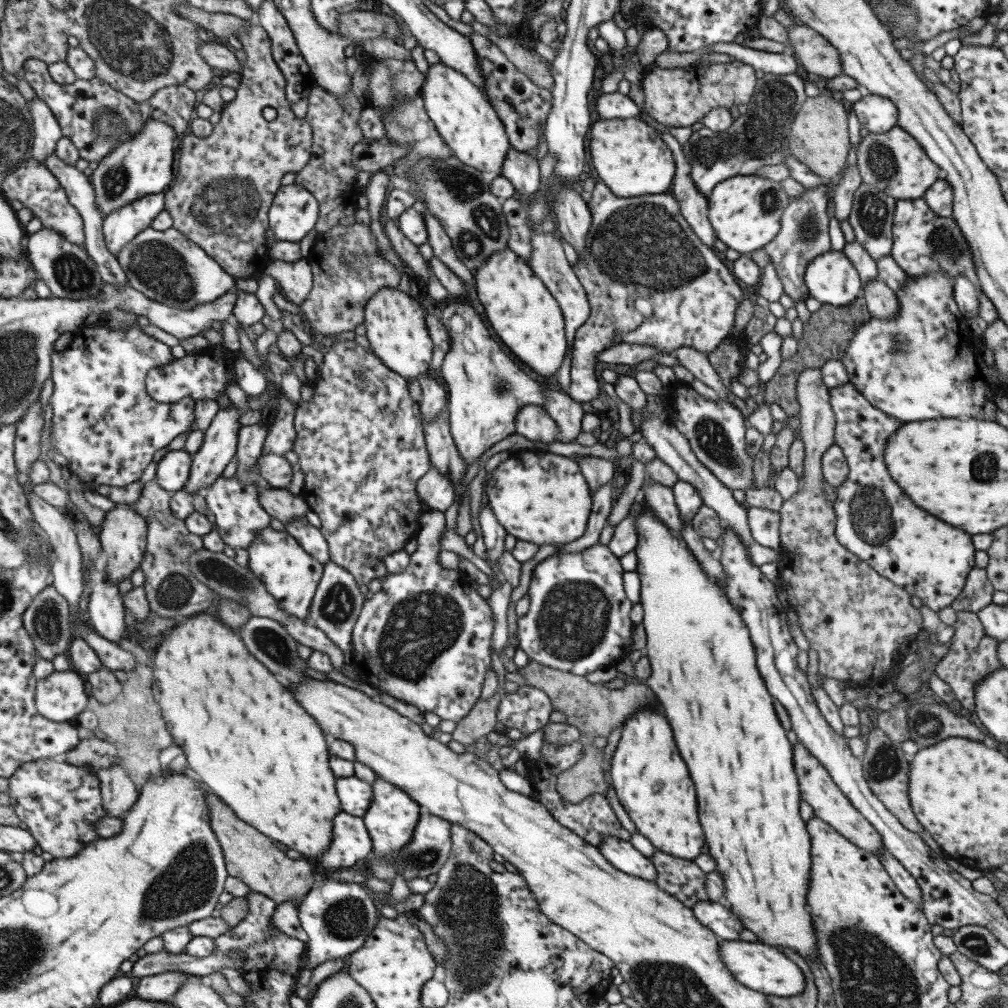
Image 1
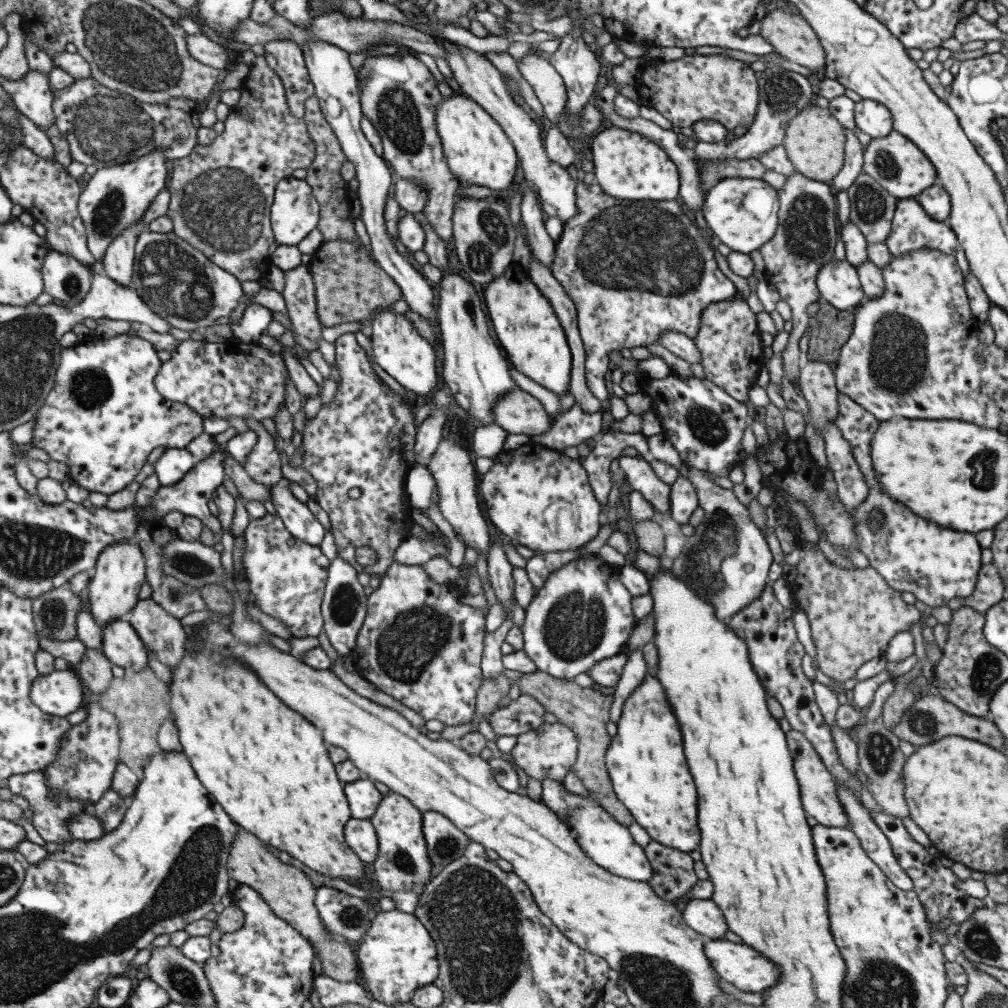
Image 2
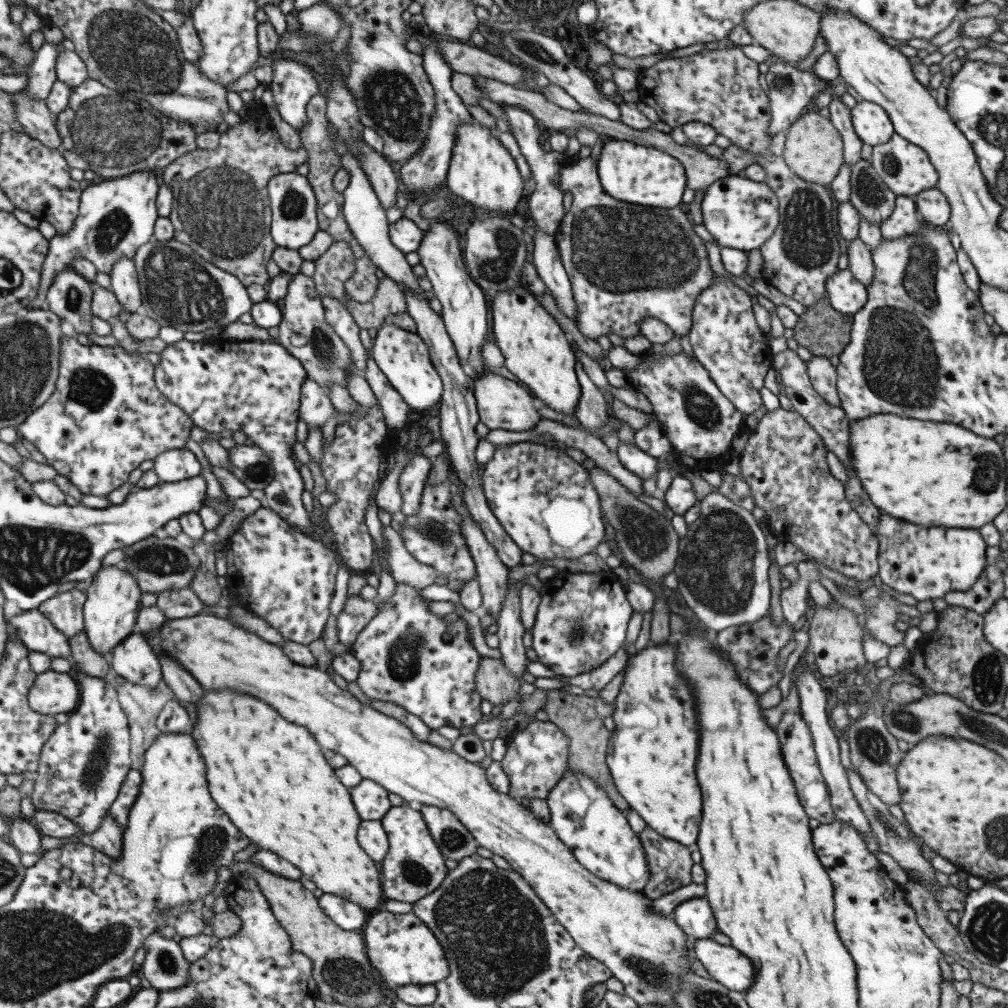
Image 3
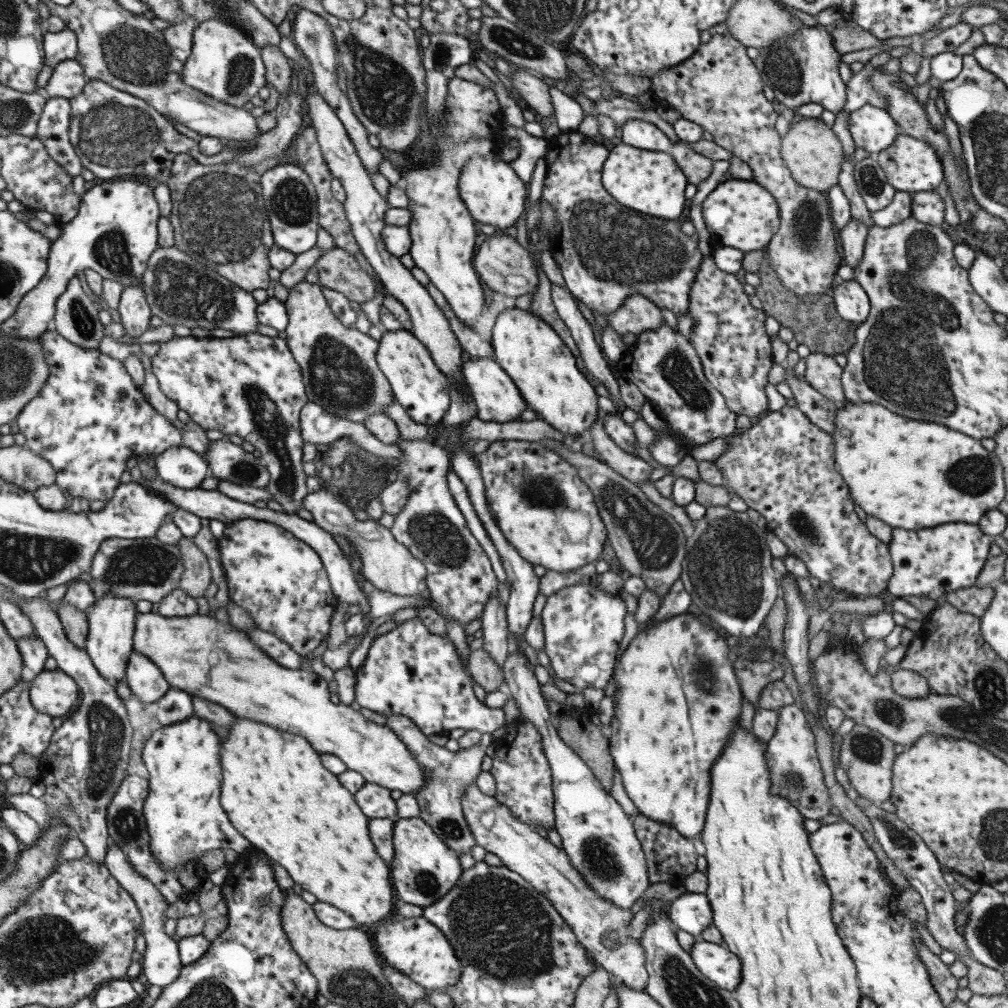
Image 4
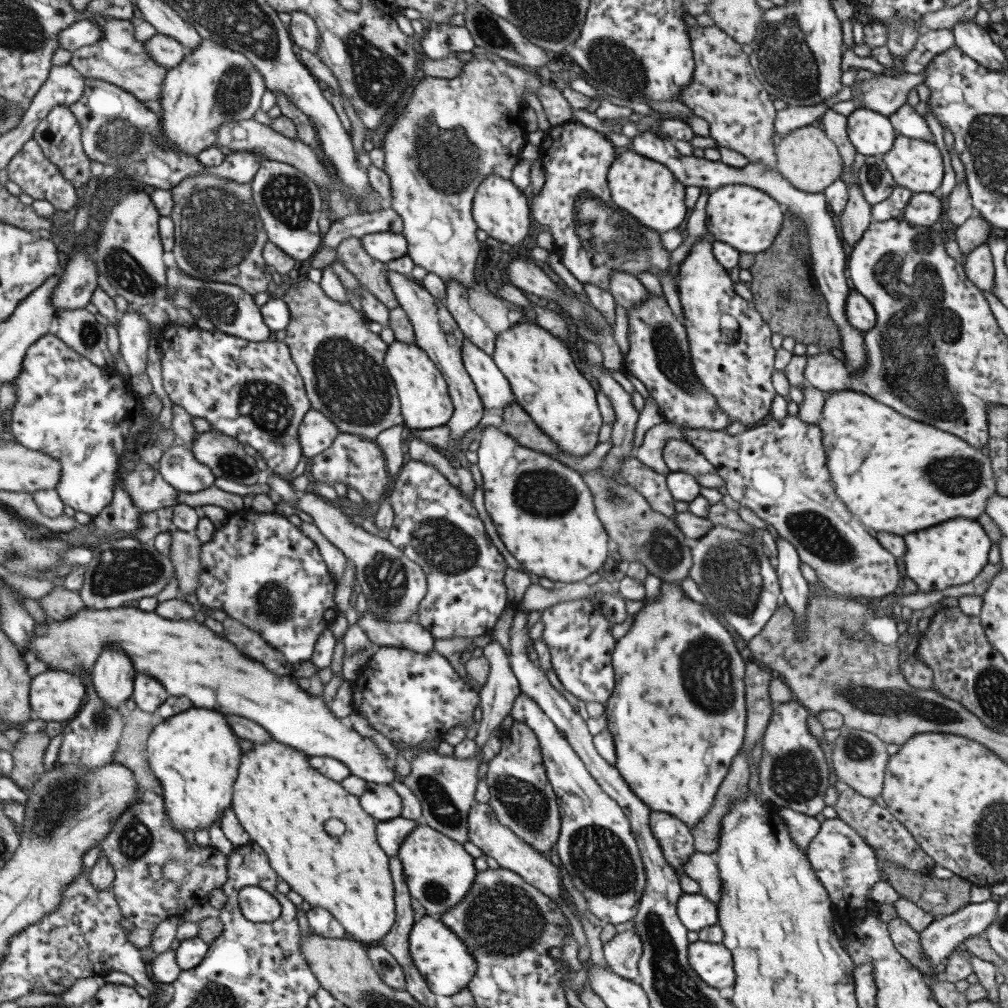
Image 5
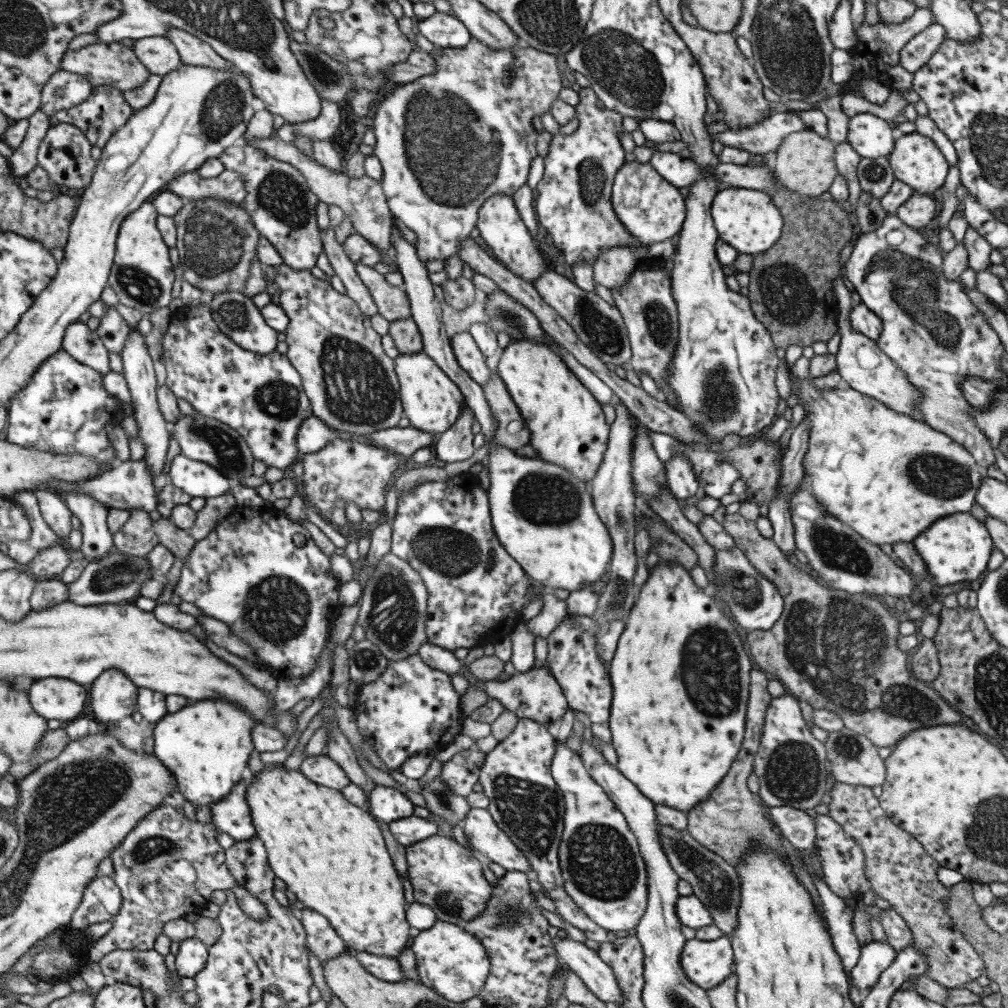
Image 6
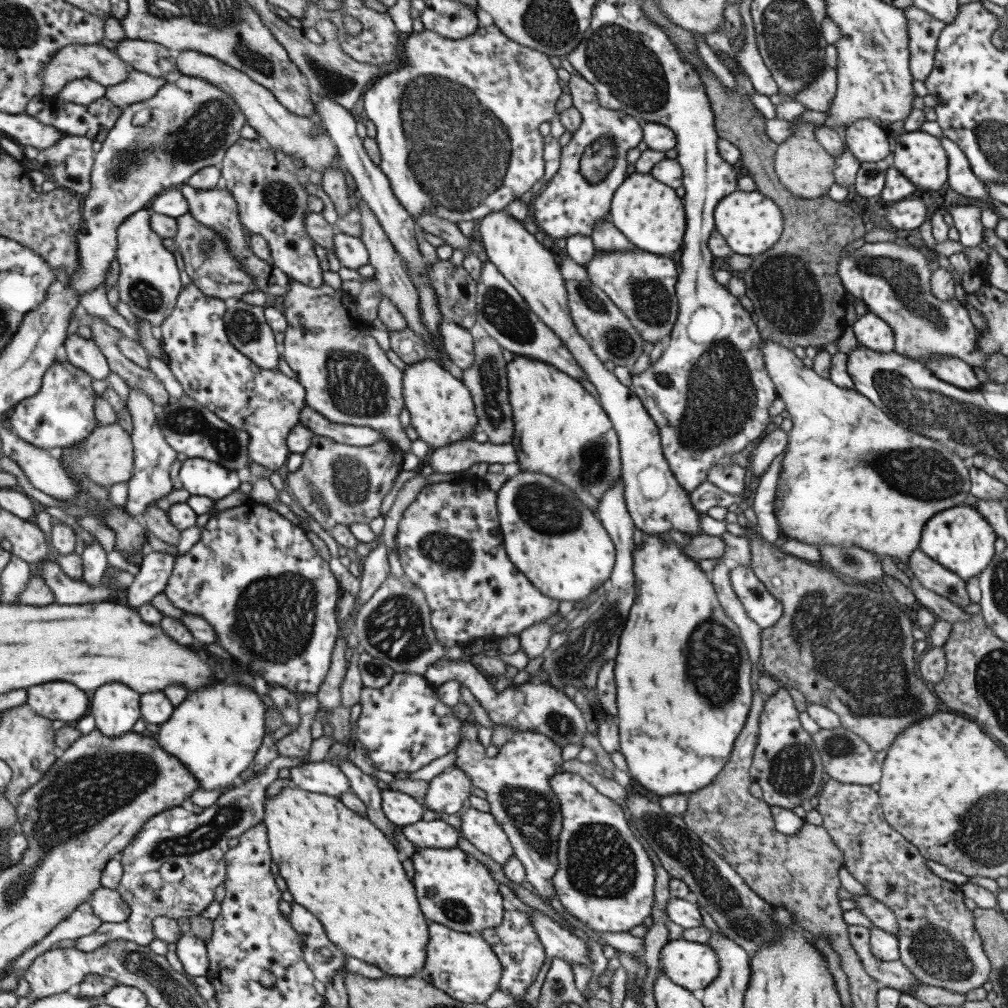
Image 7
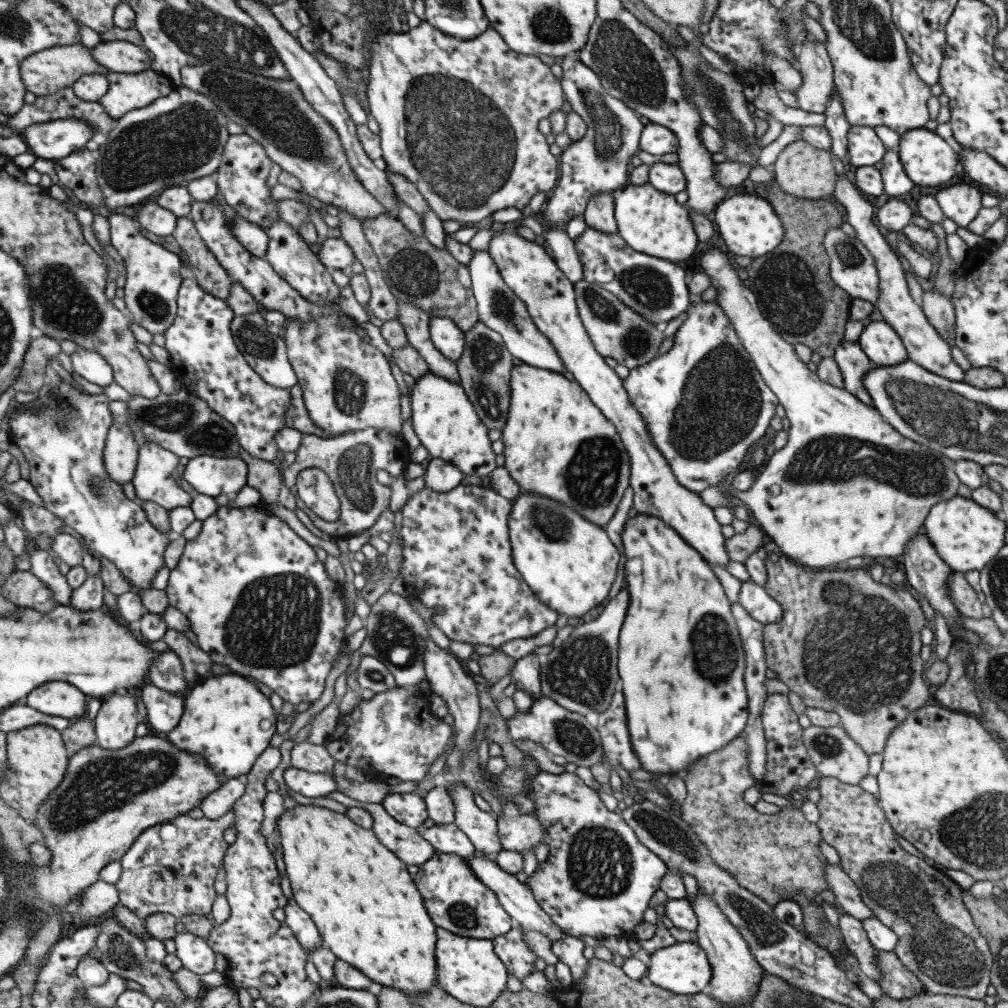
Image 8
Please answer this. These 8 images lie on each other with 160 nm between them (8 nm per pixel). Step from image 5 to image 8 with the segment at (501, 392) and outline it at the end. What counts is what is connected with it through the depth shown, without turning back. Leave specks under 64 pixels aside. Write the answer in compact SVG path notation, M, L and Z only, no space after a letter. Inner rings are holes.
M431 317L429 320L429 339L433 346L449 360L455 362L463 352L465 336L451 320L444 317Z

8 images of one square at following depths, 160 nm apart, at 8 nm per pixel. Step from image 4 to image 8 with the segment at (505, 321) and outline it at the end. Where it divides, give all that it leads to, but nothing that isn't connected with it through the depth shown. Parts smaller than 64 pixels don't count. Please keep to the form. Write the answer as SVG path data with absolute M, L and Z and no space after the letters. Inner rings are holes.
M525 363L513 365L508 416L501 431L502 467L507 469L520 490L567 504L567 508L573 508L579 516L597 526L607 524L629 484L629 457L613 424L589 401L575 381L565 379L558 372Z

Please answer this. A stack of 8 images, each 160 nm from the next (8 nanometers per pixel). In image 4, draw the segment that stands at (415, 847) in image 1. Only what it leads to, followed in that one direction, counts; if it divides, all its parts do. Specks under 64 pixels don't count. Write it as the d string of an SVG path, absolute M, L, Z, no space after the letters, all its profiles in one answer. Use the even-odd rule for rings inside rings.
M390 714L387 716L386 726L411 751L411 754L415 756L415 761L419 763L419 767L423 767L425 784L414 795L417 807L419 808L417 817L425 821L431 827L431 830L451 850L454 850L457 854L469 852L475 841L463 818L459 801L461 801L466 788L475 782L475 778L479 775L484 751L479 746L474 745L450 754L443 747L431 744L427 740L427 736L423 735L413 722L400 714Z

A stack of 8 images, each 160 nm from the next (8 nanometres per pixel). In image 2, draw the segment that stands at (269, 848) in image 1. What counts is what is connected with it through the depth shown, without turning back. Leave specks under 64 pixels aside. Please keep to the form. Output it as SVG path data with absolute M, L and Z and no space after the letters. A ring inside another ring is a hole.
M238 826L226 858L228 879L249 886L258 892L277 918L284 920L308 941L318 956L322 974L337 982L359 982L355 948L339 935L330 935L330 932L323 926L313 904L315 894L313 884L301 870L281 863L275 854L268 852L263 845L265 844L254 834Z

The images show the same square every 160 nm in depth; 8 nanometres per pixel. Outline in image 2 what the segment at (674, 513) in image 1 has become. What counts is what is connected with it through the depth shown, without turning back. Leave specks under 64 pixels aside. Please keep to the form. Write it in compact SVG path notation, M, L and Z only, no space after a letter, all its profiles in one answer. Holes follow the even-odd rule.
M619 456L618 465L625 476L625 481L629 484L633 491L637 491L642 494L642 497L659 512L665 512L669 510L669 493L670 485L661 482L654 470L649 466L649 463L643 459L641 456L631 457L631 456Z

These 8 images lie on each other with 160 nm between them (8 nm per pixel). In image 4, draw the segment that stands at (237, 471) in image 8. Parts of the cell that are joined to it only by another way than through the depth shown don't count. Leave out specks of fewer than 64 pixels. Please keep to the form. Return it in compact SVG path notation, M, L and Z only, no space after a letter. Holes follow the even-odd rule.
M182 444L169 447L155 457L153 466L156 468L156 477L174 487L197 488L208 476L204 457Z

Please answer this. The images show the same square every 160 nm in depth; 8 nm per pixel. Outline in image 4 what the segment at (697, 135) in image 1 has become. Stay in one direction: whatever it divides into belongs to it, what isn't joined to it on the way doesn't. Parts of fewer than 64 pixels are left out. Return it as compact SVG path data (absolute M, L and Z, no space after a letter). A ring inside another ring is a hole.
M801 25L784 43L775 41L769 48L759 49L759 56L752 60L760 73L762 83L771 88L775 105L795 110L802 104L816 102L834 115L844 107L846 85L837 73L839 54L832 47L830 32L823 25Z

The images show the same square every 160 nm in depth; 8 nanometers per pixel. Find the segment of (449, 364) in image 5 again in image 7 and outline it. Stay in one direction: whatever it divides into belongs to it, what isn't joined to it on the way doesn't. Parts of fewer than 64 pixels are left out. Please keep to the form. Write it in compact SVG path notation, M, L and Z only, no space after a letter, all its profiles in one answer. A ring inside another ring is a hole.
M469 438L432 449L428 460L429 468L439 474L461 472L475 462L502 465L515 463L515 449L511 443L495 446L489 442L477 443L473 438Z

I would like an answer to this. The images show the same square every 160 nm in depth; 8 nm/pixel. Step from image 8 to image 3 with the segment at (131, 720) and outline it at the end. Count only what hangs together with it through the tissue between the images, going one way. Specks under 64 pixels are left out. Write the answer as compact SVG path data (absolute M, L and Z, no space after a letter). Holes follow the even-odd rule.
M108 565L97 577L82 585L86 599L82 606L82 631L91 648L101 656L107 656L122 640L133 633L133 626L140 611L140 590L127 568Z

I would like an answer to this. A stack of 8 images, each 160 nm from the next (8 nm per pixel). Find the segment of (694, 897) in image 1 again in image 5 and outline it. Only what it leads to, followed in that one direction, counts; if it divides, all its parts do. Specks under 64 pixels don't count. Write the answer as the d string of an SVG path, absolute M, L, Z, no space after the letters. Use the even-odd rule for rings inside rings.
M649 812L648 823L661 847L663 858L680 875L684 862L695 851L690 828L663 812Z

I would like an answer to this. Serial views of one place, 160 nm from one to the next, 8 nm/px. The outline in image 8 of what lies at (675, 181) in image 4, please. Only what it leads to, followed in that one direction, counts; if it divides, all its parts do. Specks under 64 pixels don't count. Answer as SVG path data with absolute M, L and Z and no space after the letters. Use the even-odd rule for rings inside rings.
M648 182L643 185L625 185L613 199L617 234L634 252L677 263L689 258L697 248L696 237L688 210L673 199L673 195L659 192Z

